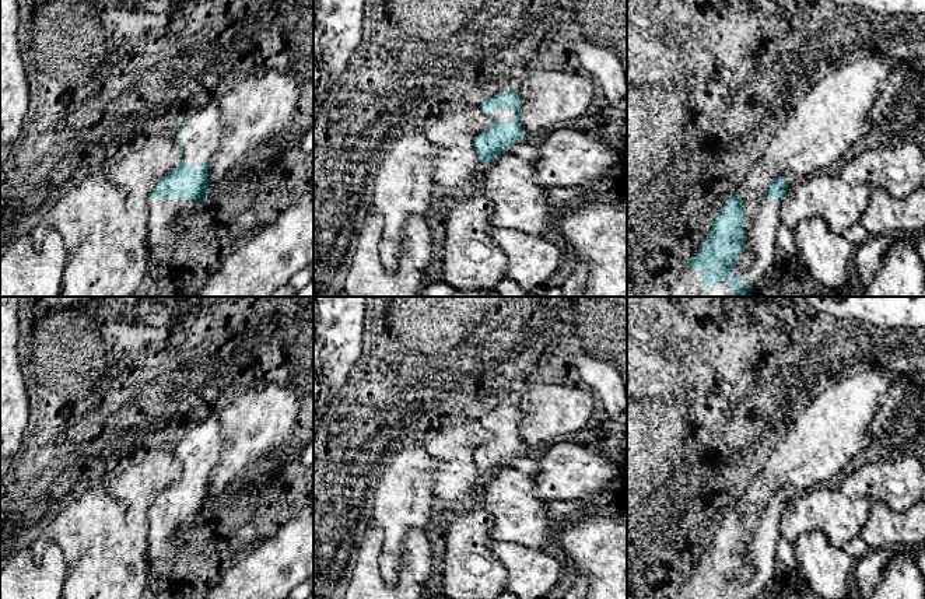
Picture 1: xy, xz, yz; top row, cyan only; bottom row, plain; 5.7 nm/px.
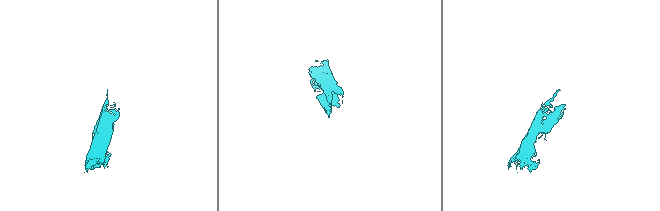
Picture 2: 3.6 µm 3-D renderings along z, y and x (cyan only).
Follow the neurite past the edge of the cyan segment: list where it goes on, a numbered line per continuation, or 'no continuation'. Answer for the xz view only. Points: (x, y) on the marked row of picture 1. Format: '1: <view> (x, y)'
1: xz (500, 115)

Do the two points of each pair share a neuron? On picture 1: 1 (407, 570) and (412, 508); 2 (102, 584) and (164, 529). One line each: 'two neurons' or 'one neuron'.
1: two neurons
2: two neurons

